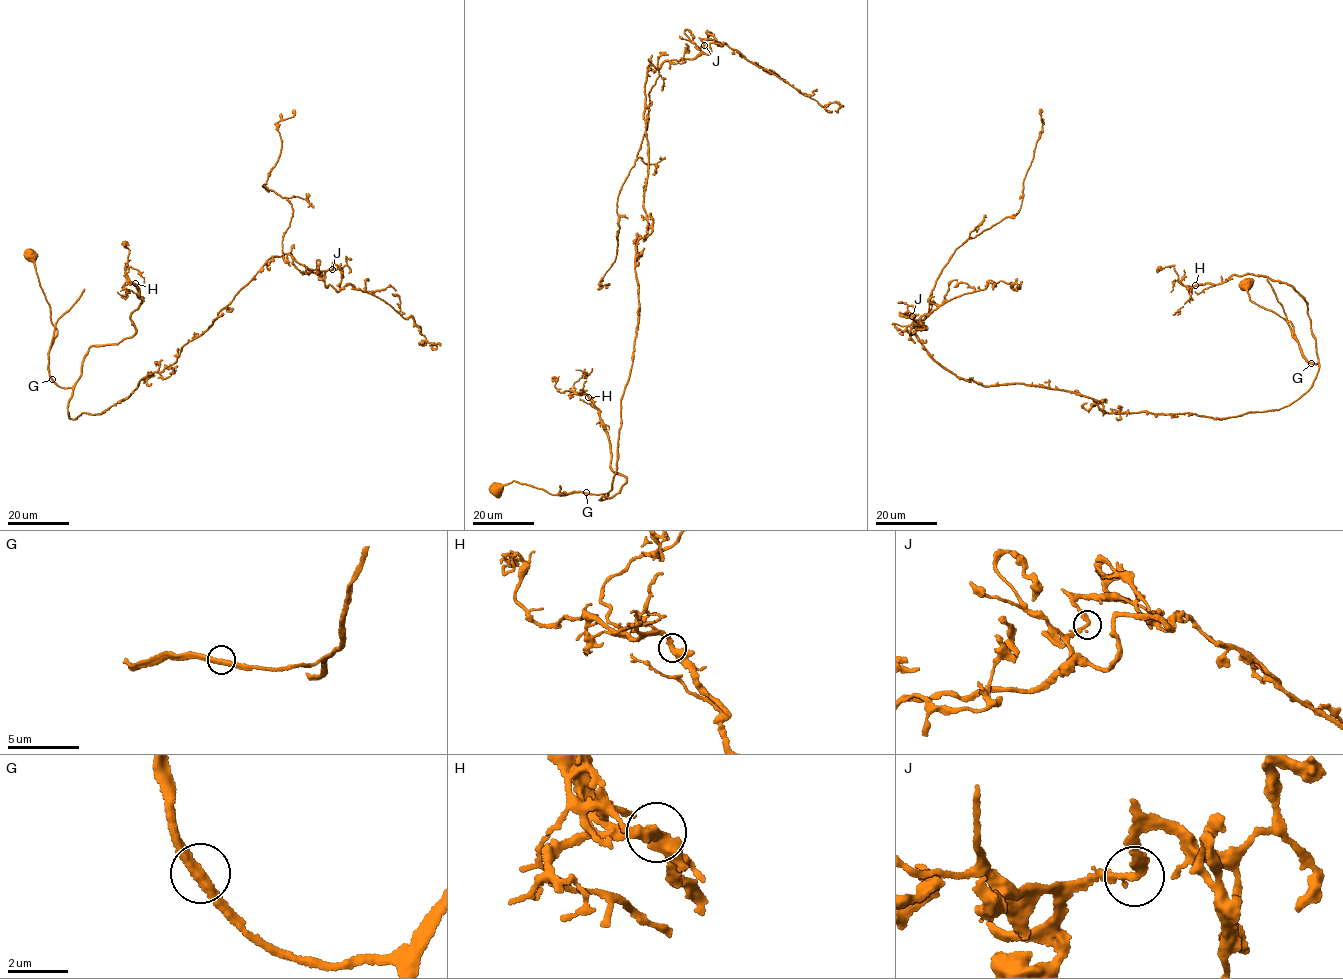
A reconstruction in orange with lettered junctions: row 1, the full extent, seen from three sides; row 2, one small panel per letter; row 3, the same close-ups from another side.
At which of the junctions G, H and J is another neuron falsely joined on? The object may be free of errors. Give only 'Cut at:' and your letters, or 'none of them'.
Cut at: G

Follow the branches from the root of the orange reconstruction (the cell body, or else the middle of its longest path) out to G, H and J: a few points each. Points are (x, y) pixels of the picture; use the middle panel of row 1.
G: (498, 490), (515, 480), (553, 495), (573, 490), (586, 492)
H: (498, 490), (515, 480), (607, 492), (599, 500), (618, 492), (626, 477), (611, 468), (588, 397)
J: (498, 490), (613, 487), (636, 246), (648, 225), (647, 67), (704, 45)

